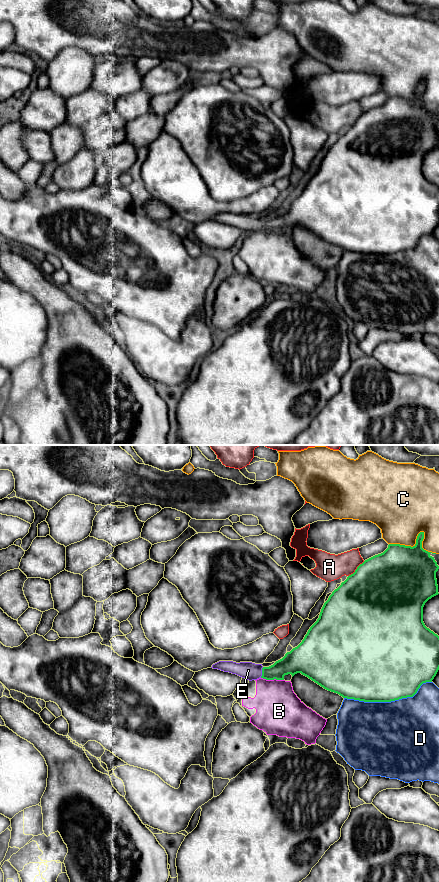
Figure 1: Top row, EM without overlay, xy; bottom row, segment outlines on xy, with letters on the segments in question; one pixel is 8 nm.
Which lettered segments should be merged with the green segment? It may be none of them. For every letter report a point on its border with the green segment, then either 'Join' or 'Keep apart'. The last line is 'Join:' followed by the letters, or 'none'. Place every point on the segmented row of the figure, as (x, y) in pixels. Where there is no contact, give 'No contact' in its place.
A: Touches green at xy (356, 569). Keep apart
B: Touches green at xy (272, 679). Keep apart
C: Touches green at xy (418, 535). Keep apart
D: Touches green at xy (388, 701). Keep apart
E: Touches green at xy (262, 672). Join
Join: E

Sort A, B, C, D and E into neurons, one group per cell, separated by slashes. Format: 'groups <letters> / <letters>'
groups A / B / C / D / E

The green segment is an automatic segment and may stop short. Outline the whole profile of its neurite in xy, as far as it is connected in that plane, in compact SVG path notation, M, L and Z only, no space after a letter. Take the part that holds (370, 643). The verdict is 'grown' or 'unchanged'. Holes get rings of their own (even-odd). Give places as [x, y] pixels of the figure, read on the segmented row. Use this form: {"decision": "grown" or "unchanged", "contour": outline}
{"decision": "grown", "contour": "M420 532L417 536L416 544L413 547L400 544L389 544L388 548L383 553L375 555L360 564L355 572L349 575L329 596L321 609L319 618L310 627L302 642L290 652L287 652L282 659L276 661L273 665L263 667L262 664L255 664L252 662L236 663L233 661L219 661L213 664L211 668L236 674L249 681L257 680L259 678L266 680L284 680L285 675L291 674L293 677L295 674L301 673L324 689L337 693L343 698L364 702L391 702L402 698L413 697L423 683L432 682L439 670L439 636L427 628L423 622L423 607L425 603L439 594L436 579L436 572L438 571L439 566L434 557L430 555L432 552L428 552L422 548L423 539L424 532Z"}

